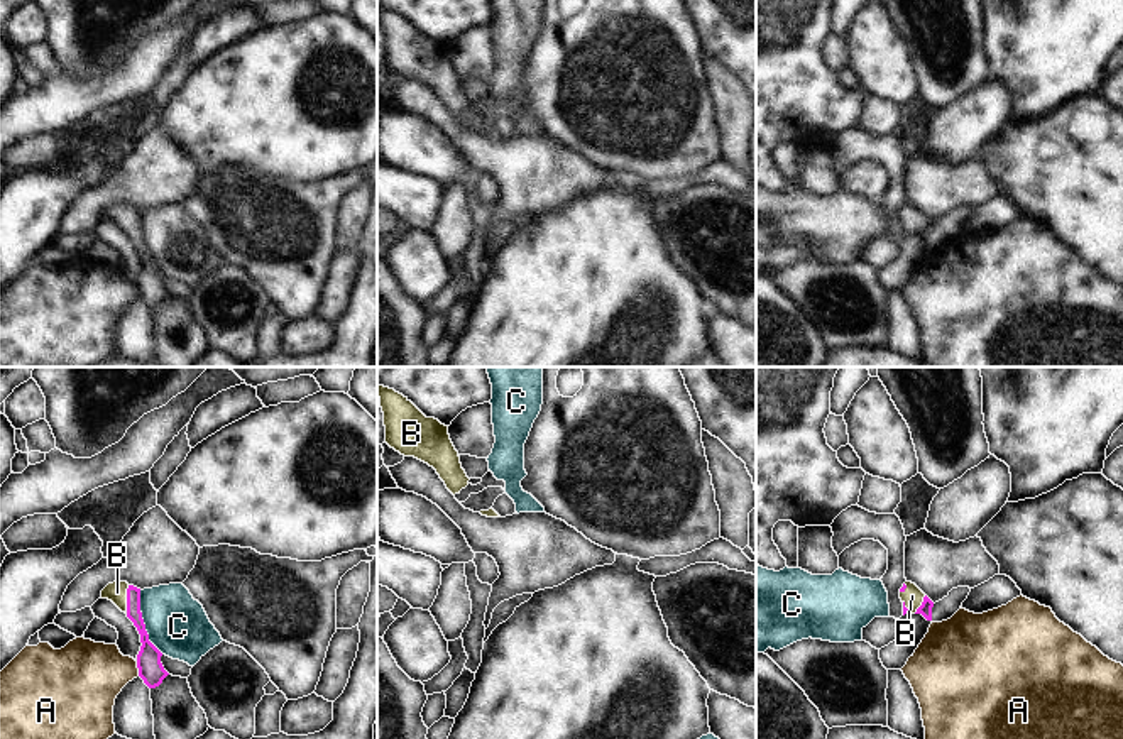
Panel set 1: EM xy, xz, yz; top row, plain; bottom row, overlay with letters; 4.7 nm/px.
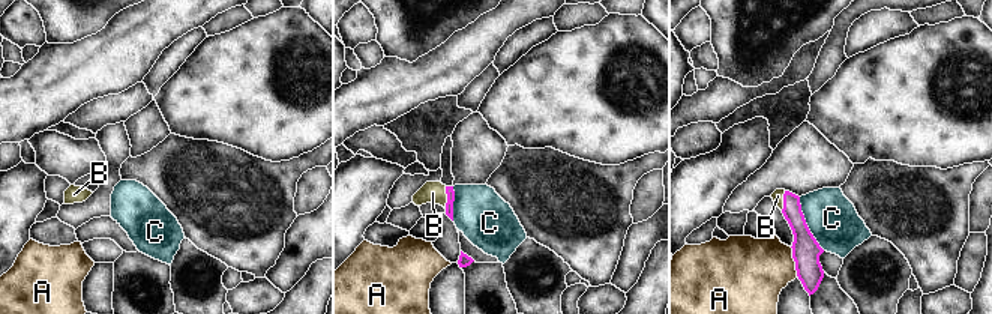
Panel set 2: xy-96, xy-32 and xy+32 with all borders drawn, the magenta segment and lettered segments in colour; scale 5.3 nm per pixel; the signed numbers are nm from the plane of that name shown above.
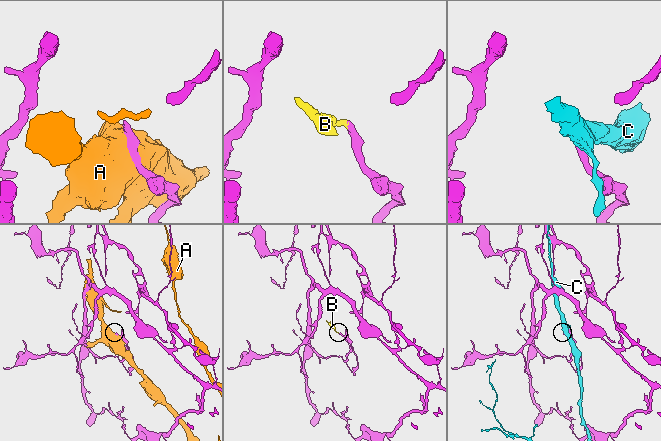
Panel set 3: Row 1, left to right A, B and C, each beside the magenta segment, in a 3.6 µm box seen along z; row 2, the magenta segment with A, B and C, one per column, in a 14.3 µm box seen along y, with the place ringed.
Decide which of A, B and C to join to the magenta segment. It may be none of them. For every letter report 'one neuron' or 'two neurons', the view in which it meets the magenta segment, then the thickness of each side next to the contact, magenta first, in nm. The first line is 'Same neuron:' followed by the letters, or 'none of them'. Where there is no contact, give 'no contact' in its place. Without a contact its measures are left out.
Same neuron: B
A: two neurons; meets magenta in xy; 120 nm thick on the magenta side, 340 nm on the other
B: one neuron; meets magenta in xy; 70 nm thick on the magenta side, 100 nm on the other
C: two neurons; meets magenta in xy; 120 nm thick on the magenta side, 300 nm on the other

